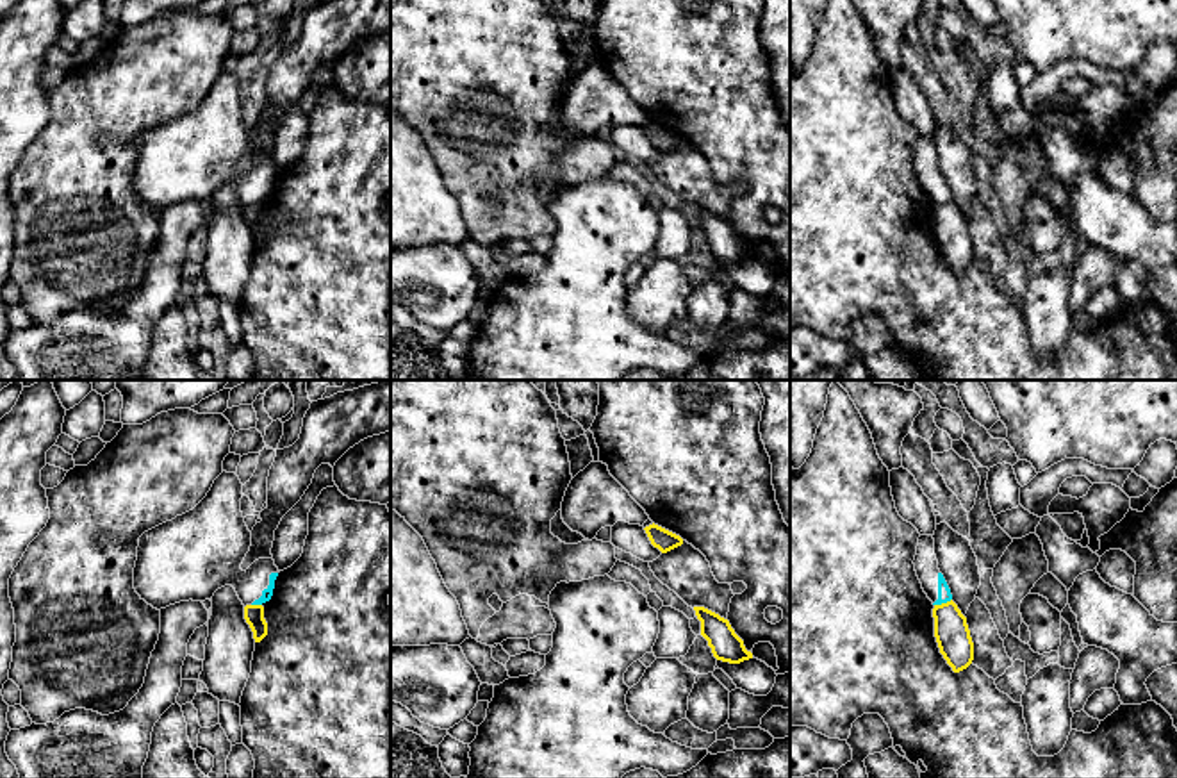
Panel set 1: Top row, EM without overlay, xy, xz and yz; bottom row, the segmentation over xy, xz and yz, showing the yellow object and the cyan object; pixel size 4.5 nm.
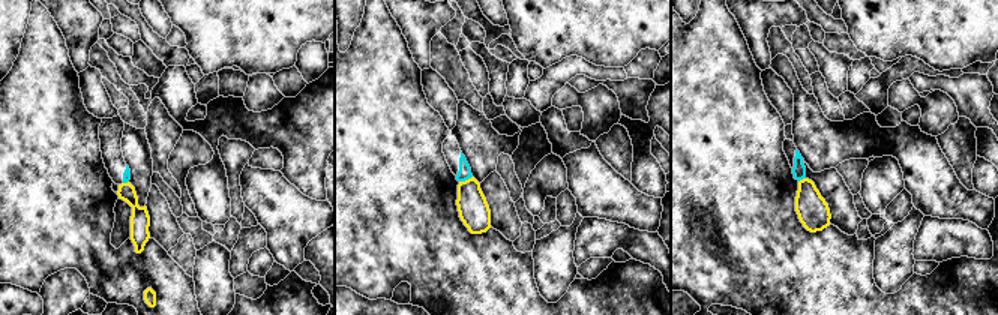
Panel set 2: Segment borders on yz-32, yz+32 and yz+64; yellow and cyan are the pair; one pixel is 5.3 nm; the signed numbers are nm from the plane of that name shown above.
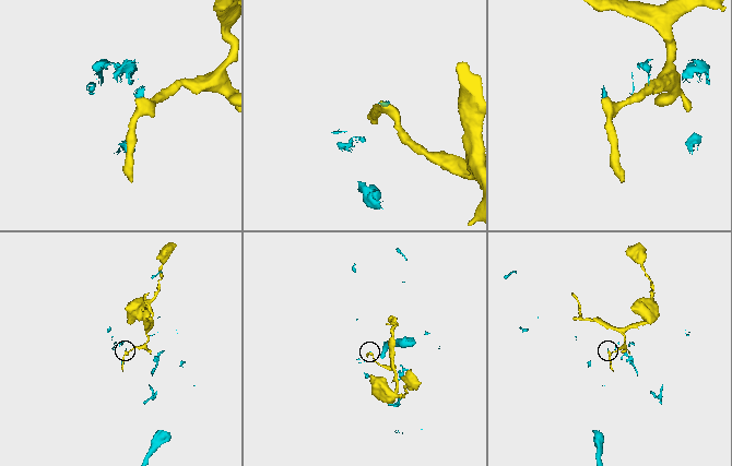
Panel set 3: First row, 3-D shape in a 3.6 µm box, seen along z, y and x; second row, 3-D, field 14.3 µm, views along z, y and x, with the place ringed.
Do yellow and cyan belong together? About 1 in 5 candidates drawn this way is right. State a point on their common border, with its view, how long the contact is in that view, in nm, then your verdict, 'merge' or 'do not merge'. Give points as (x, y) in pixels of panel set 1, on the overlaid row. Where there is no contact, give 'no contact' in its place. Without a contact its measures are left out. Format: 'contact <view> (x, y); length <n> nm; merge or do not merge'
contact yz (942, 604); length 90 nm; do not merge

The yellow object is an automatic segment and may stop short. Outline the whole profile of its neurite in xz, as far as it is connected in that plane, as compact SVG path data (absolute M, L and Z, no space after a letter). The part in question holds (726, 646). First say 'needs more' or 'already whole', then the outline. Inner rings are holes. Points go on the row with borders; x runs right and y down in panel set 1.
already whole; M694 607L694 610L701 621L701 635L708 641L717 660L740 664L753 658L753 653L745 650L744 641L735 633L728 619L704 607Z

